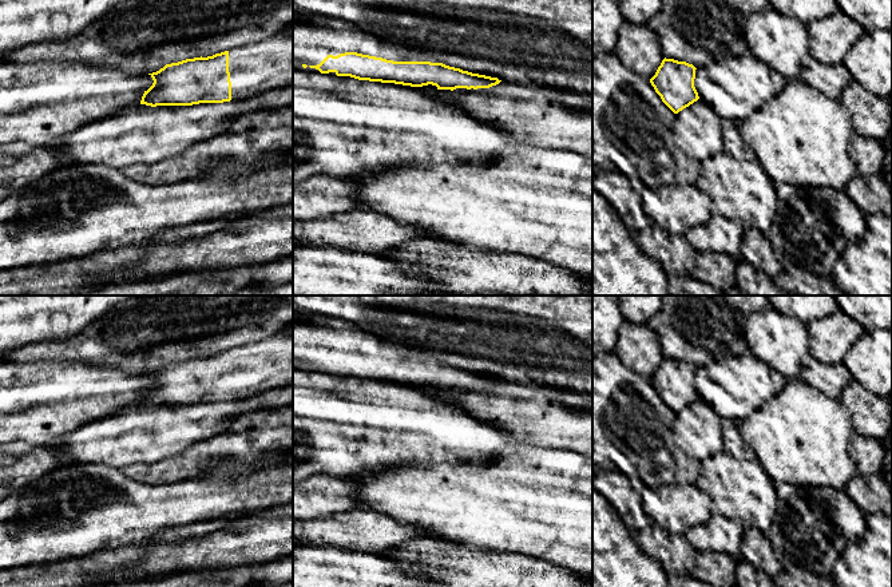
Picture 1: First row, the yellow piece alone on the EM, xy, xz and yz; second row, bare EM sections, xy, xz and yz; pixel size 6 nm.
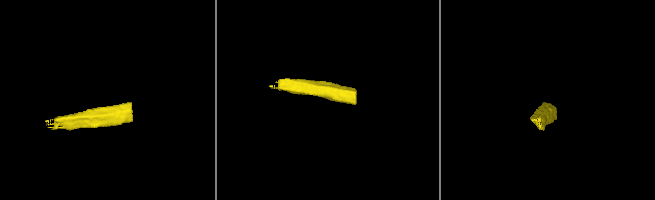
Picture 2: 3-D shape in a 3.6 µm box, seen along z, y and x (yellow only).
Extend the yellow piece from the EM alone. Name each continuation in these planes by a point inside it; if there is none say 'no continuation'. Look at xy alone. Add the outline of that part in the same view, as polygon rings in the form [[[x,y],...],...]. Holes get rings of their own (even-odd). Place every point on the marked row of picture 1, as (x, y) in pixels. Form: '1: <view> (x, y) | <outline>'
1: xy (257, 67) | [[[278,33],[229,51],[231,100],[293,84],[293,35]]]

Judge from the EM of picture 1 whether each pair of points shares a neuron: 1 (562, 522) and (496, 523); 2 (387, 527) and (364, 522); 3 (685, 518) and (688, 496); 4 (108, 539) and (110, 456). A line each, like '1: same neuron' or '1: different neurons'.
1: same neuron
2: same neuron
3: same neuron
4: different neurons

